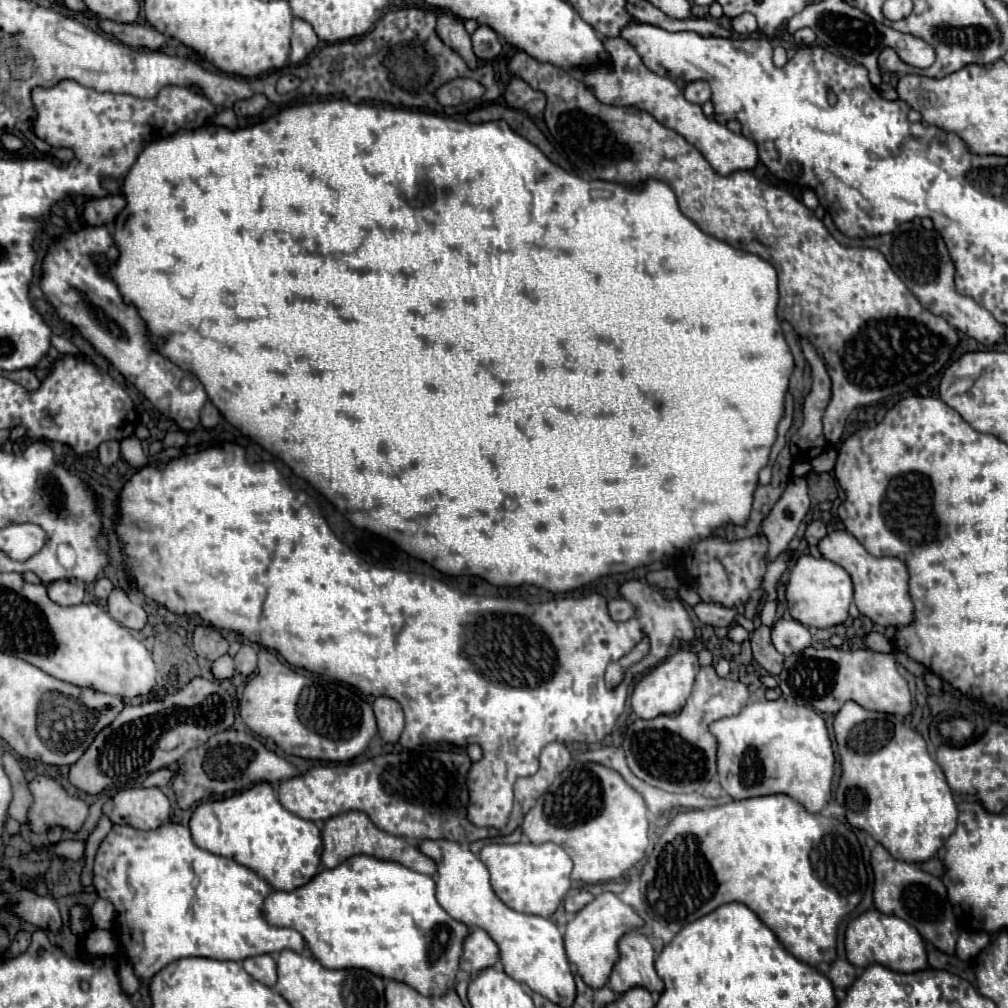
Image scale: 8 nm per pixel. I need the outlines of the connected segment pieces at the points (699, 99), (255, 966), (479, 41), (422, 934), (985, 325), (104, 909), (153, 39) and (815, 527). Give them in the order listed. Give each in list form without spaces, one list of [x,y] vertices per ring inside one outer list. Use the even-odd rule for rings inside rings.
[[[693,81],[685,87],[685,99],[691,103],[699,103],[703,105],[705,101],[711,99],[711,89],[705,81]]]
[[[271,955],[249,957],[243,961],[243,967],[253,979],[259,979],[267,987],[273,987],[277,981],[277,965],[275,965]]]
[[[477,27],[477,31],[471,35],[473,41],[473,53],[479,59],[495,59],[501,53],[501,41],[497,37],[497,33],[491,27]]]
[[[355,855],[335,869],[321,871],[307,887],[299,887],[291,893],[275,891],[275,895],[267,899],[263,915],[277,927],[299,931],[305,937],[311,955],[319,959],[323,967],[363,967],[385,979],[403,981],[425,997],[441,997],[453,989],[463,941],[471,933],[465,923],[449,917],[437,903],[435,881],[431,875],[417,873],[395,861],[379,861],[369,855]]]
[[[915,219],[911,223],[899,225],[893,233],[867,239],[867,245],[879,249],[885,255],[891,269],[903,279],[903,283],[919,299],[919,303],[923,303],[923,307],[927,307],[933,315],[947,319],[947,323],[951,327],[977,339],[983,345],[995,345],[995,343],[1003,341],[1003,337],[1005,337],[1003,325],[997,323],[995,317],[985,307],[981,307],[973,297],[957,293],[955,281],[953,281],[955,279],[953,259],[945,247],[941,235],[935,229],[927,231],[921,227],[921,221]]]
[[[97,899],[95,905],[91,907],[91,917],[93,917],[93,925],[99,929],[109,929],[109,921],[113,921],[115,909],[111,905],[111,901],[107,899]]]
[[[99,19],[97,23],[105,33],[113,35],[115,39],[119,39],[121,43],[125,43],[129,47],[159,49],[167,41],[167,37],[163,33],[159,33],[157,29],[151,29],[149,25],[137,25],[137,23],[125,25],[125,23],[113,23],[107,19]]]
[[[813,521],[813,523],[807,527],[807,531],[805,531],[805,539],[807,539],[807,543],[809,543],[809,551],[811,551],[811,555],[817,557],[817,559],[821,557],[817,545],[819,545],[819,541],[821,541],[825,535],[827,535],[827,529],[825,529],[825,523],[821,523],[821,521]]]

